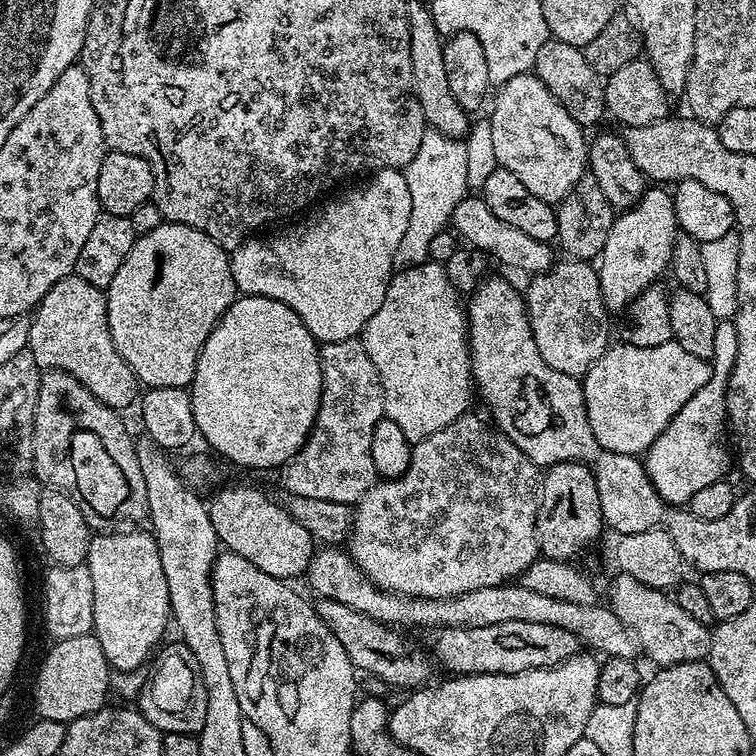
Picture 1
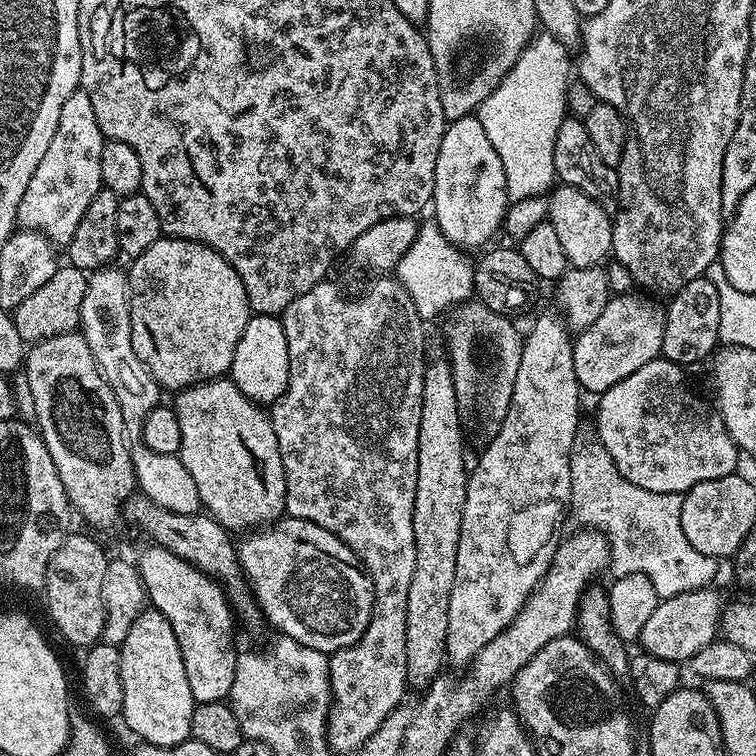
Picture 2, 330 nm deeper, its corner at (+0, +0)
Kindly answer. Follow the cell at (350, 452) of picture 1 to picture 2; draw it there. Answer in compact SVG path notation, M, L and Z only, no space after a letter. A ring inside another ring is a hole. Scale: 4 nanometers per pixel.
M384 274L379 278L372 278L372 281L357 296L343 296L338 285L328 283L315 284L313 288L306 290L306 294L294 298L294 302L290 302L290 306L286 306L286 310L282 313L284 329L286 330L286 350L290 350L290 378L284 393L279 396L275 404L271 405L270 415L274 426L274 438L278 438L278 450L282 454L282 466L286 474L286 502L284 507L287 515L294 518L302 518L306 522L314 522L318 526L322 526L322 530L330 530L330 534L334 534L346 546L350 546L350 550L360 559L364 571L368 573L372 580L374 610L372 611L370 622L362 634L362 638L358 638L358 642L354 642L342 650L331 653L328 657L328 673L330 674L330 686L332 687L332 707L328 710L328 746L333 753L348 752L348 754L354 754L370 739L374 734L374 730L378 730L378 726L382 726L382 722L386 722L389 714L402 703L405 699L404 688L407 689L409 687L408 671L406 670L406 598L410 595L410 582L414 578L414 554L416 553L414 550L414 490L418 490L418 422L422 418L422 382L424 381L424 366L426 363L426 343L424 344L426 321L418 314L418 310L414 310L414 302L410 298L410 294L406 294L406 286L402 286L399 280L391 275Z

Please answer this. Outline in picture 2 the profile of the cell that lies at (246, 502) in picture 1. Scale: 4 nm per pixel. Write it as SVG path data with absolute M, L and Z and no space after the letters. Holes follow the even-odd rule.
M231 378L208 380L205 384L182 388L175 396L178 427L182 429L182 446L178 455L190 478L194 478L194 486L198 486L203 511L233 533L244 534L275 524L286 512L286 474L278 450L278 438L274 438L271 415L261 405L246 398Z

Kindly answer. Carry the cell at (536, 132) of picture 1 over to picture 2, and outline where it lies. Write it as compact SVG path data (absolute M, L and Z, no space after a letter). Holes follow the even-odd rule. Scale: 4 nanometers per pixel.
M566 183L553 187L547 201L547 223L552 224L554 231L558 233L569 265L573 268L594 268L603 265L612 251L613 217L608 211L598 202L594 202L594 198L590 198L582 189Z

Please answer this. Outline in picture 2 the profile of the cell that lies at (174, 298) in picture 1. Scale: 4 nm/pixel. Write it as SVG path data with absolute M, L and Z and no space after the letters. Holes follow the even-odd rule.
M162 238L131 264L127 273L134 354L142 358L161 389L179 390L227 377L232 370L234 350L238 350L238 338L242 338L250 315L246 286L242 286L234 266L205 244L171 238Z

